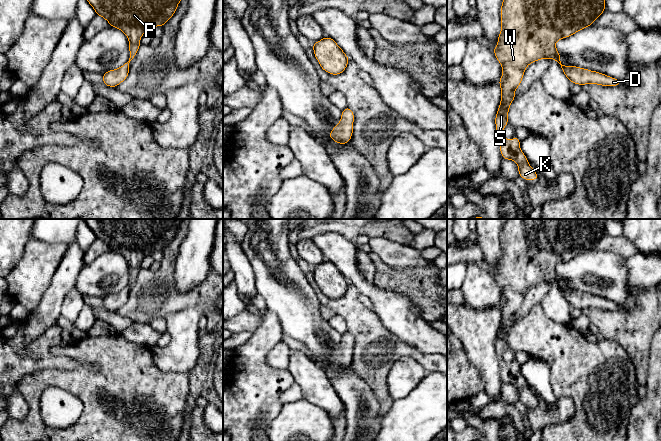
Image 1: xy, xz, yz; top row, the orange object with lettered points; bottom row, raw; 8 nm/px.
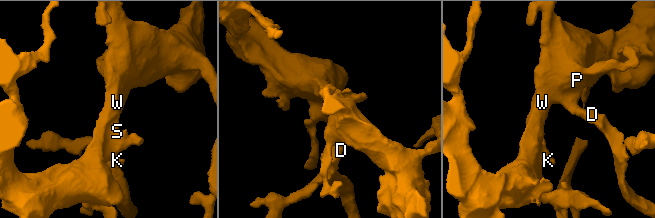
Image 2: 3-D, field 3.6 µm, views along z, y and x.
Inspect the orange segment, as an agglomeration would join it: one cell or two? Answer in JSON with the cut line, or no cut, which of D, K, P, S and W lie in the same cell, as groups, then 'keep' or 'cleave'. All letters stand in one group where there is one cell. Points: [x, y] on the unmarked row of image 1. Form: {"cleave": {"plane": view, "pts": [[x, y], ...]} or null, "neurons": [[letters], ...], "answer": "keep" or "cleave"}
{"cleave": null, "neurons": [["D", "K", "P", "S", "W"]], "answer": "keep"}

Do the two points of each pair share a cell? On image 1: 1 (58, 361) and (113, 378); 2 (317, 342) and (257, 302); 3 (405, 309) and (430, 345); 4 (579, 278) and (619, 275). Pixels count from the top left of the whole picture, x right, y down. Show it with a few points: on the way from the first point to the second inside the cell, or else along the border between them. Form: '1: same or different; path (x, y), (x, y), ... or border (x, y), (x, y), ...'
1: different; border (81, 364), (75, 369), (56, 370)
2: different; border (257, 292), (264, 299), (266, 307)
3: same; path (405, 318), (421, 336)
4: same; path (589, 275), (609, 275)

